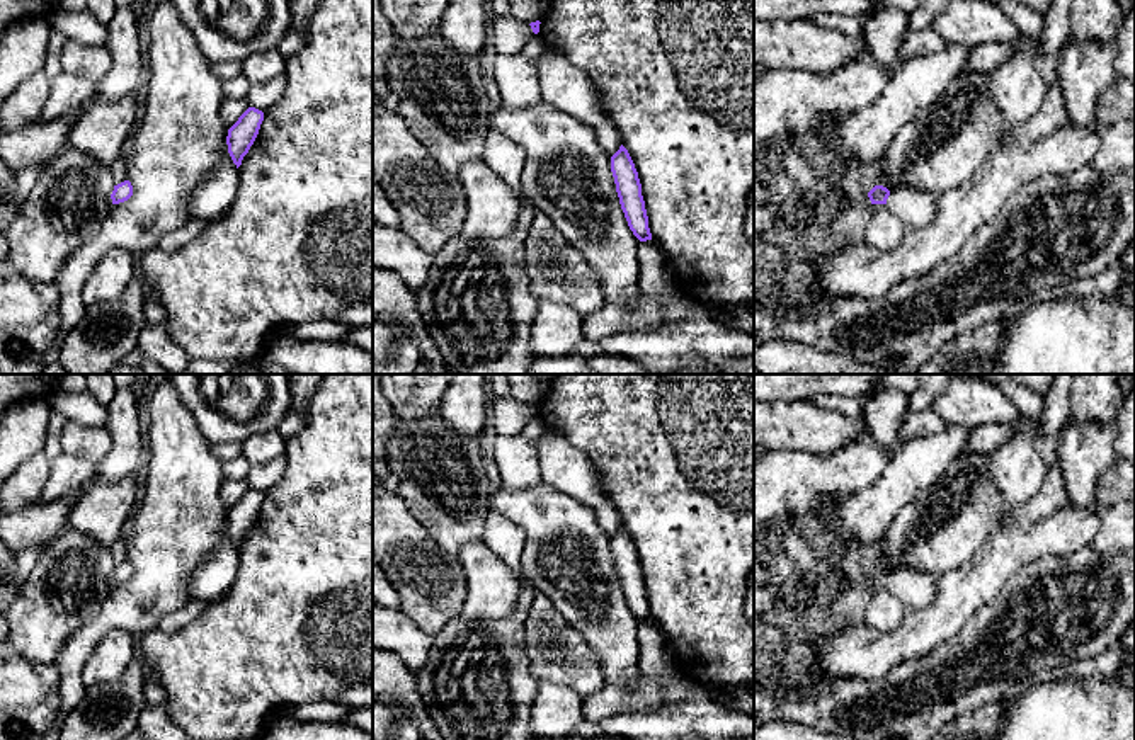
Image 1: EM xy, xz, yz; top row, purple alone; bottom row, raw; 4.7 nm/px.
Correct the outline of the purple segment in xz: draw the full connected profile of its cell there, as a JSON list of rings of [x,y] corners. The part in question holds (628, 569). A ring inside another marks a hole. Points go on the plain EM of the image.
[[[623,526],[611,538],[611,553],[630,611],[640,623],[652,621],[638,553],[628,531]]]

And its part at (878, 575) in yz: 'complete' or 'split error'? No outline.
split error

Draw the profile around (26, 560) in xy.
[[[31,546],[17,555],[17,583],[19,585],[22,585],[22,582],[29,577],[29,573],[36,566],[43,551],[44,551],[43,546]]]

